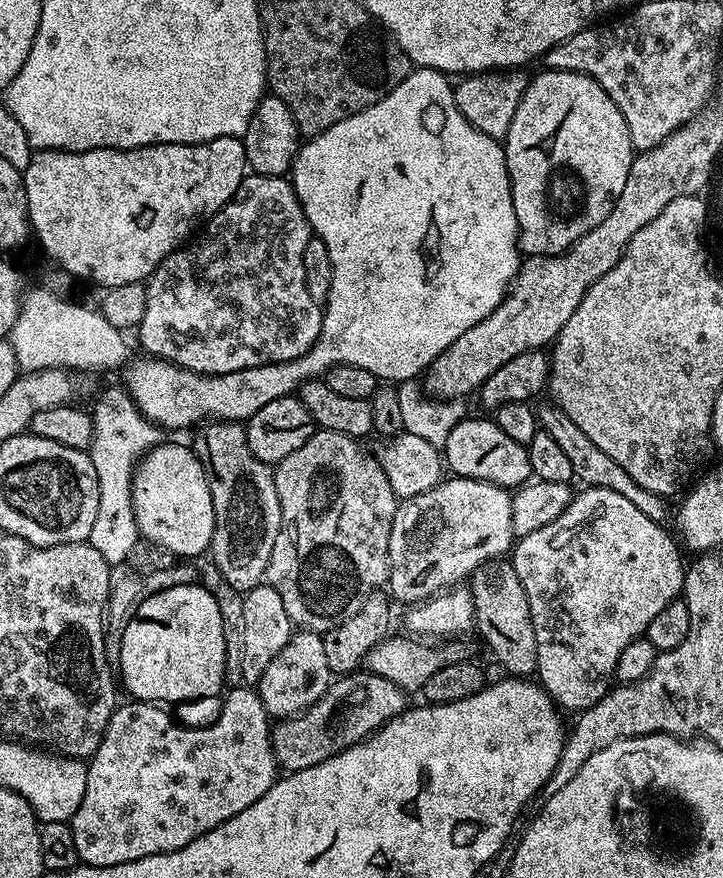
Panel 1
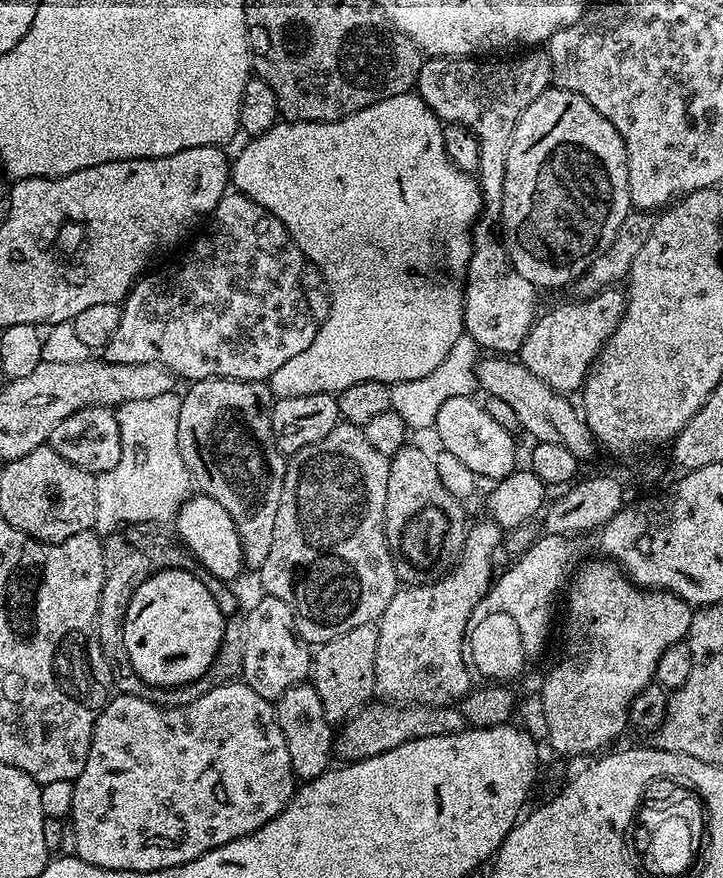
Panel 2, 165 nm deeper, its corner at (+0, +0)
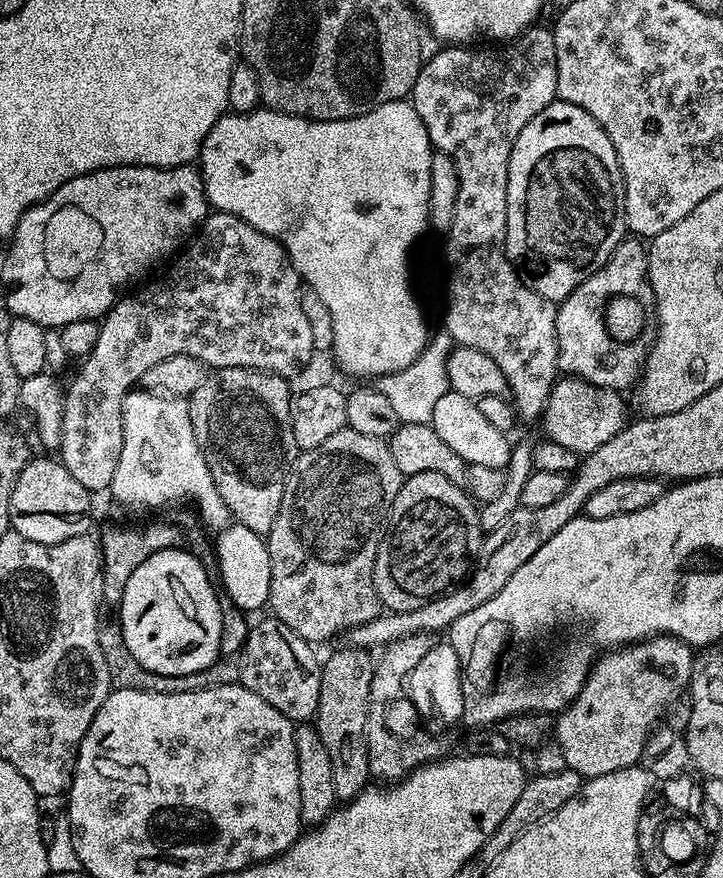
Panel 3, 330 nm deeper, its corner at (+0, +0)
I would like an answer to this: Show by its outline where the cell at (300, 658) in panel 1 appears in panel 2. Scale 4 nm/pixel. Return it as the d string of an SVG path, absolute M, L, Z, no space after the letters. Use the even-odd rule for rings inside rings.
M310 682L295 684L274 701L276 721L286 738L286 750L290 750L292 770L301 781L307 782L329 771L334 760L334 728L326 718L322 698Z

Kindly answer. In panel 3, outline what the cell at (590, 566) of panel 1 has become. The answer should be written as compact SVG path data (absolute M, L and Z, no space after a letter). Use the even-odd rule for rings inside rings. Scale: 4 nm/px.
M653 636L643 642L632 642L623 648L608 650L603 653L593 664L591 672L588 673L586 682L581 686L580 693L576 695L576 701L568 705L563 712L559 713L554 720L554 743L562 750L562 758L566 758L566 768L574 770L581 778L591 778L610 774L614 770L623 768L635 768L641 763L644 747L648 741L648 735L653 728L661 723L664 707L676 697L677 694L685 691L692 683L692 662L694 659L694 649L692 645L684 640L679 640L676 636Z

